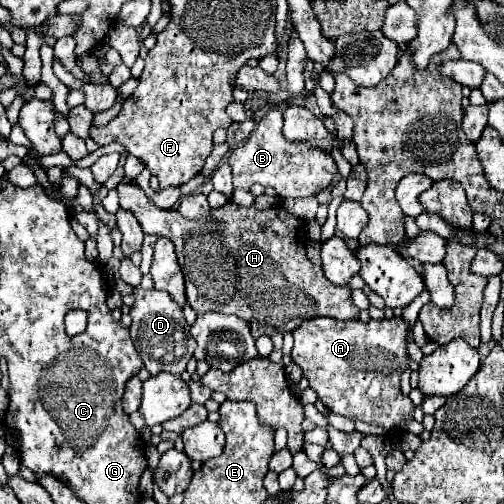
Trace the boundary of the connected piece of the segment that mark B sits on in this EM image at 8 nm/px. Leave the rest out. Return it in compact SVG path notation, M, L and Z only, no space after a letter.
M271 108L257 122L249 140L245 140L245 144L241 144L231 152L229 166L233 170L233 186L245 190L251 184L271 186L275 188L279 198L303 198L317 194L327 186L333 186L337 174L337 164L333 162L333 156L321 152L311 144L287 142L281 134L281 126L283 126L281 110Z

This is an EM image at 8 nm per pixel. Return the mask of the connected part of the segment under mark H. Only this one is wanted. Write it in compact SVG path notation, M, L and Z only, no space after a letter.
M121 182L119 184L119 206L125 210L131 210L139 224L143 226L143 232L147 234L157 234L157 236L167 236L177 250L177 260L185 276L185 292L187 292L187 302L197 314L207 314L207 312L219 312L219 314L235 314L241 320L245 320L251 328L253 338L259 336L271 336L275 332L287 334L293 332L303 324L303 320L315 318L315 316L329 316L337 320L349 320L359 316L359 308L351 302L349 298L349 286L335 286L327 282L323 270L315 266L307 254L305 254L305 244L307 244L307 232L305 232L305 220L299 216L287 212L281 204L269 210L255 210L253 206L243 208L233 202L227 202L223 208L217 208L211 212L211 216L219 222L221 226L215 226L205 220L187 220L179 214L177 208L157 208L141 188L131 186Z

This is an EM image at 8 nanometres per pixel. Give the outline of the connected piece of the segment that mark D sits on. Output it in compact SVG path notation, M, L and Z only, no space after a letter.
M135 288L133 296L135 296L135 304L131 306L131 312L129 312L133 318L131 338L135 342L135 348L139 350L139 356L145 368L151 374L157 374L161 370L181 374L184 381L190 381L191 375L187 373L185 366L195 352L195 340L189 334L189 324L185 322L179 304L175 304L175 300L165 290L159 292L155 288L153 290Z

